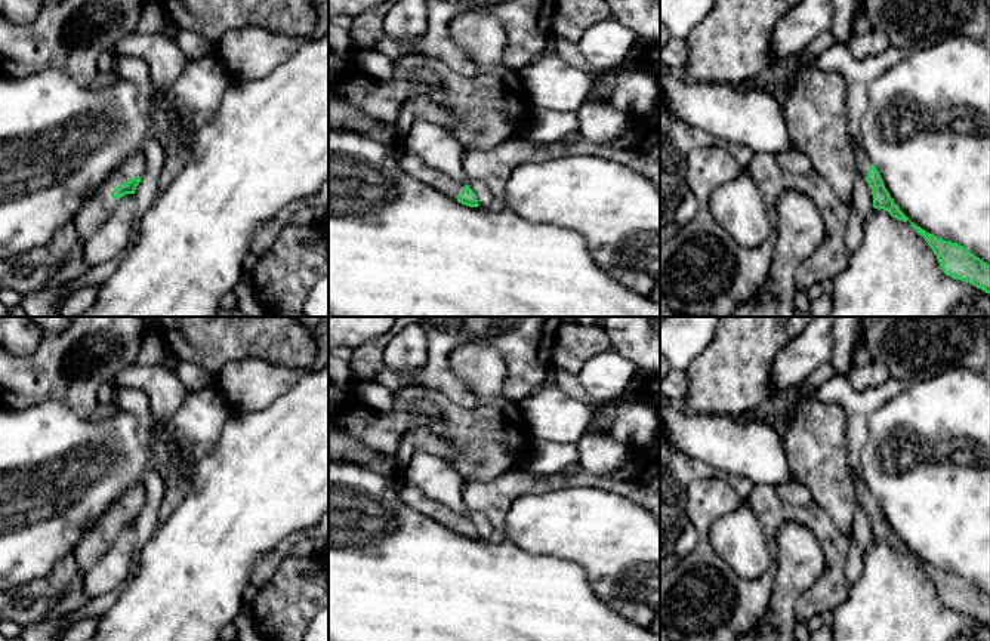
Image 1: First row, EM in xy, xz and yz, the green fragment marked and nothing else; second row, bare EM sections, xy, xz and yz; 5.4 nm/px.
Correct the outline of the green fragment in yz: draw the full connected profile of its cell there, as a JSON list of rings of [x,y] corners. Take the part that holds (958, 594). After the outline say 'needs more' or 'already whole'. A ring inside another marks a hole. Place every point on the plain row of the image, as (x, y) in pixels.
[[[910,552],[912,558],[932,580],[940,600],[952,610],[969,614],[990,626],[990,597],[957,574],[926,564]]] | already whole

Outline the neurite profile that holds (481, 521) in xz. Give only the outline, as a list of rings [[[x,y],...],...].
[[[469,511],[466,515],[475,524],[479,539],[491,540],[496,537],[494,528],[484,512]]]

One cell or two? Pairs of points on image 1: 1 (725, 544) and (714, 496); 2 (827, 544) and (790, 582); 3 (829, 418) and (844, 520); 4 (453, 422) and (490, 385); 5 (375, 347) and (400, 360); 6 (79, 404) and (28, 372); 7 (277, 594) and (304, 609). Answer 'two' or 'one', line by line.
1: two
2: two
3: one
4: one
5: two
6: one
7: one

